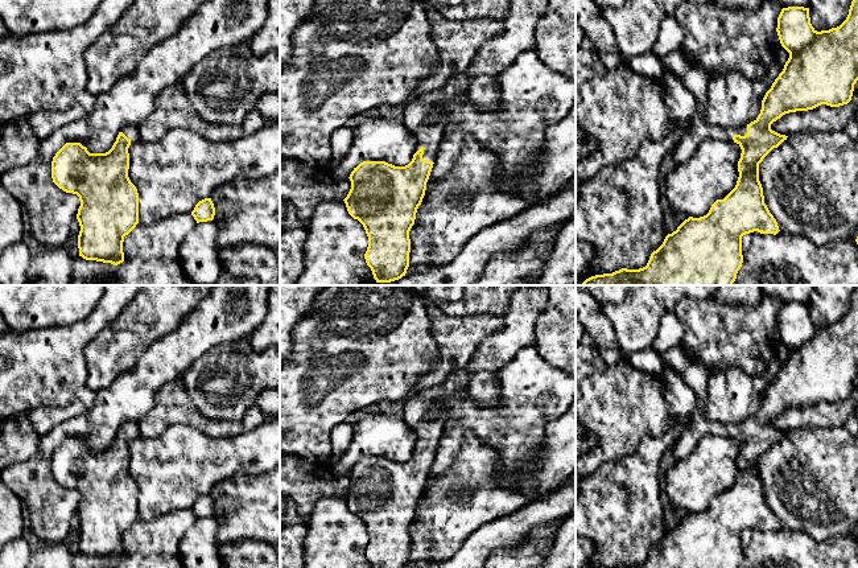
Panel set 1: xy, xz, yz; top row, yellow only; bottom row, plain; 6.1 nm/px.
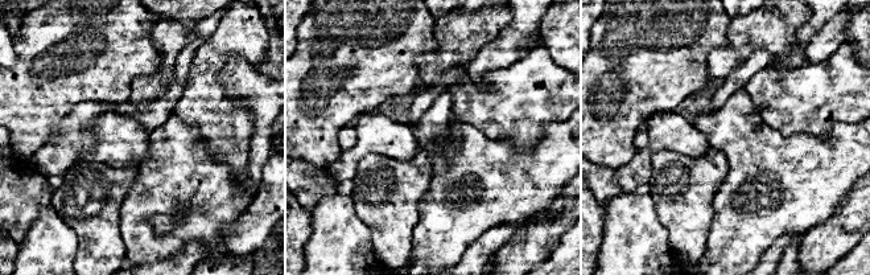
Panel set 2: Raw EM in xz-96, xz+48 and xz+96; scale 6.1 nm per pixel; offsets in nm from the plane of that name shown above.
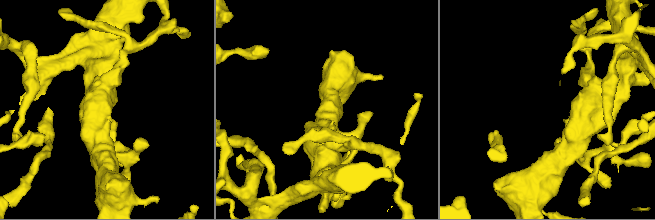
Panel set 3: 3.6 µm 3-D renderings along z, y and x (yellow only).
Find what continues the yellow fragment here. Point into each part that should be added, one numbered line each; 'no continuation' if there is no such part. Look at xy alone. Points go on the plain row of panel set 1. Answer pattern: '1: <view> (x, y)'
1: xy (130, 427)

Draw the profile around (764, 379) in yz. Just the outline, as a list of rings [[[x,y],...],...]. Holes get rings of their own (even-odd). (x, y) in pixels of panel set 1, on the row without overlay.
[[[774,354],[772,359],[768,363],[768,367],[755,378],[755,382],[758,383],[758,388],[762,396],[766,388],[771,384],[775,375],[783,367],[783,365],[784,365],[784,361],[777,354]]]

